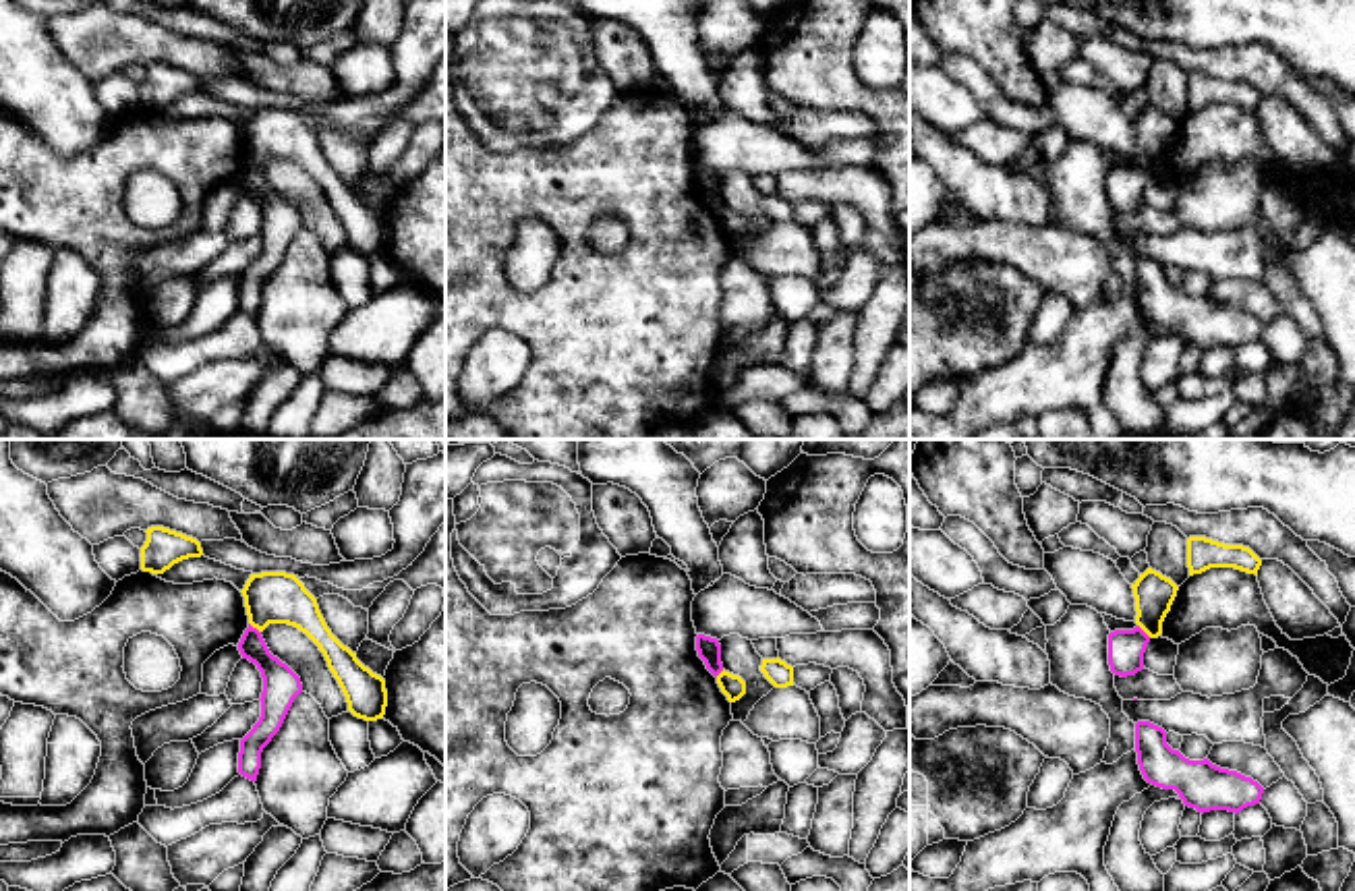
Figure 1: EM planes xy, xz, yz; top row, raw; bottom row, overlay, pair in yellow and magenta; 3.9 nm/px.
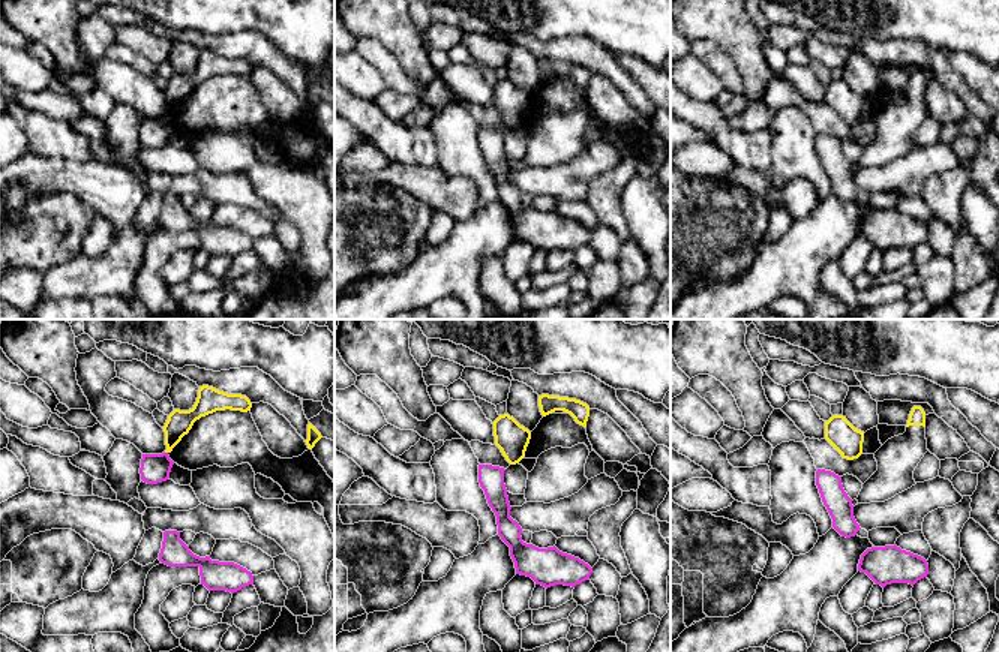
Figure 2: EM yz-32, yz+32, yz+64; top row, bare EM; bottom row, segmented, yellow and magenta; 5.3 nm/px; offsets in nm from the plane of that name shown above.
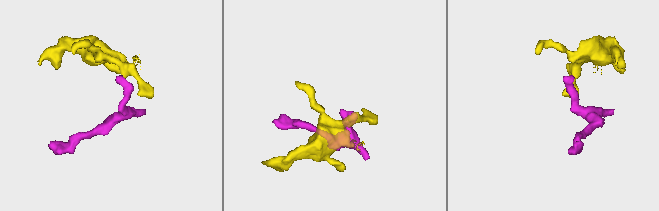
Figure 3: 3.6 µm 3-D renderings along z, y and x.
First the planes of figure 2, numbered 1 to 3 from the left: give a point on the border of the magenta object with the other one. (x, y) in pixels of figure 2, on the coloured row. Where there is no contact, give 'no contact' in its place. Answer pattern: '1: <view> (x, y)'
1: no contact
2: no contact
3: no contact

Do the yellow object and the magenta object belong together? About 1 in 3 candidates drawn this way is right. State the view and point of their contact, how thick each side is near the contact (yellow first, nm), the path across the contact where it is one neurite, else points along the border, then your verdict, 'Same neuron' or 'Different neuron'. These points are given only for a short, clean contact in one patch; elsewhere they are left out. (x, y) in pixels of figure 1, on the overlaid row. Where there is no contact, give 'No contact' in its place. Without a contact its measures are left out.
Touches yellow at yz (1144, 630). Thickness 160 nm (yellow) against 140 nm. Boundary: yz (1138, 624), (1150, 637). Different neuron

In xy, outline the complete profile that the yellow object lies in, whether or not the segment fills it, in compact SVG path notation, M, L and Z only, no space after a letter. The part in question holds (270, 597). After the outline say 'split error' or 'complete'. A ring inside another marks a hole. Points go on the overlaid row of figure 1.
M286 572L251 574L244 588L249 624L263 632L269 624L288 624L305 632L323 653L338 680L348 711L365 721L383 719L387 707L385 680L365 667L327 628L317 599Z | complete

